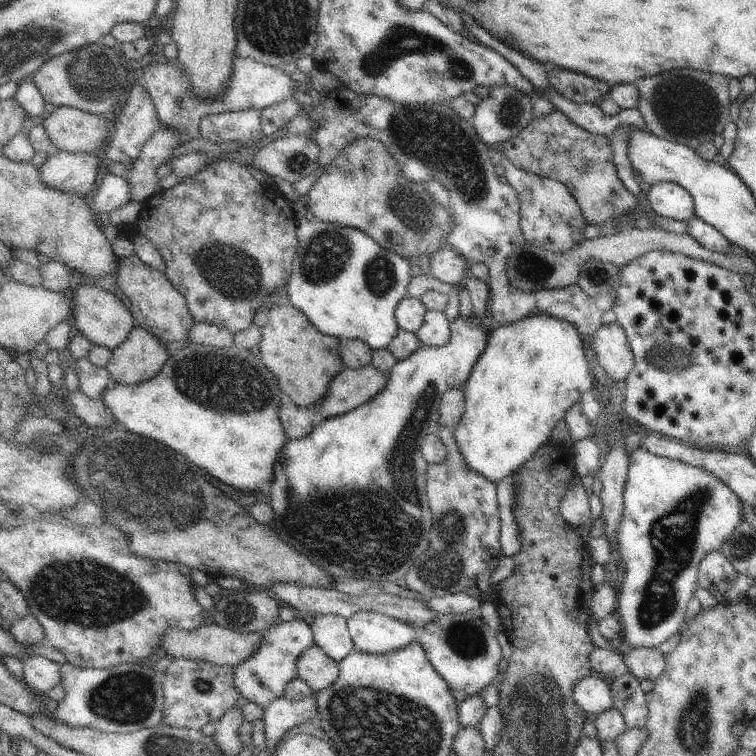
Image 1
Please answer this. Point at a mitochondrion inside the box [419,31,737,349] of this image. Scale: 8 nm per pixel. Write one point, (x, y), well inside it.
(686, 106)

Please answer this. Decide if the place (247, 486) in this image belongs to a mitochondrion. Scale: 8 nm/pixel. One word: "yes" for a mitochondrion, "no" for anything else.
no

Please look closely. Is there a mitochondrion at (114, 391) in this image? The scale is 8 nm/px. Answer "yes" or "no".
no

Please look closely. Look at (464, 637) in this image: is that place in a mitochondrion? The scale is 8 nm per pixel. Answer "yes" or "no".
yes

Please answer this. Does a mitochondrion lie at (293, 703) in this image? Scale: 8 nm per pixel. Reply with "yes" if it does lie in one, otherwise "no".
no

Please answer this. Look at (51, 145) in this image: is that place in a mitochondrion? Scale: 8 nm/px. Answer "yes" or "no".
no

